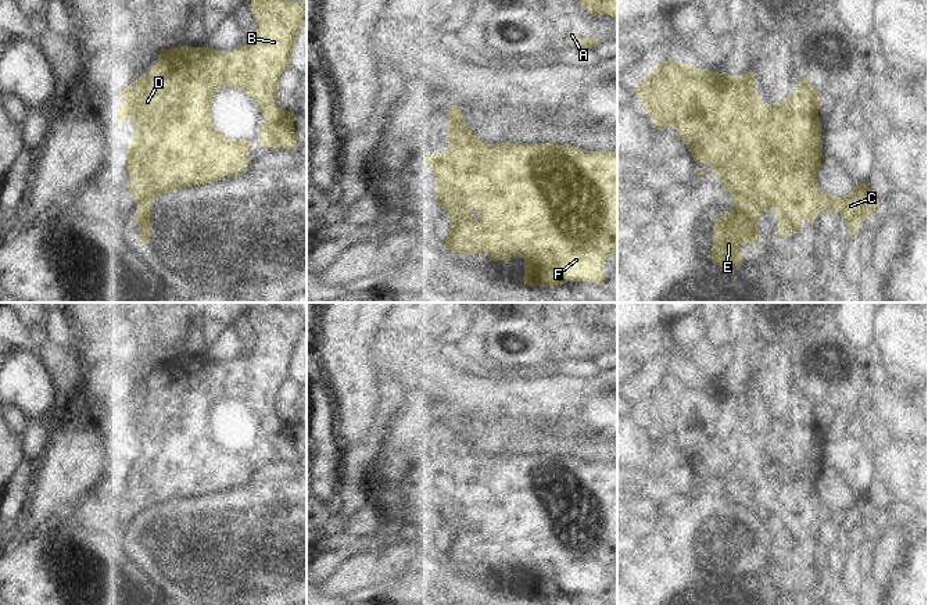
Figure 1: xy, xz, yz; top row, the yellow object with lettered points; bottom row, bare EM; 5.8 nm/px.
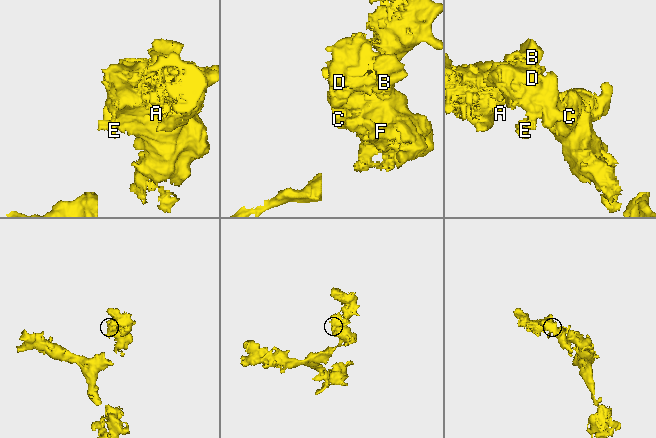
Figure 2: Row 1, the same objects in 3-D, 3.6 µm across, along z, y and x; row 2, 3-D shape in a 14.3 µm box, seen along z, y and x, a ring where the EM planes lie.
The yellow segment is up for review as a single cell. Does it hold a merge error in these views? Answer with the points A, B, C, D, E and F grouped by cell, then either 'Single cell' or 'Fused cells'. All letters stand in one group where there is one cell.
Groups: A B C D F / E. Fused cells

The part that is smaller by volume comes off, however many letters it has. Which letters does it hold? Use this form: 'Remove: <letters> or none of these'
Remove: E

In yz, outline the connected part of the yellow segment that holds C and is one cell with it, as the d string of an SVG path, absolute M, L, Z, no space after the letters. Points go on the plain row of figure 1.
M662 372L634 401L655 438L673 437L694 470L703 476L695 480L695 486L705 486L710 477L712 484L720 488L723 501L756 509L763 523L775 523L777 544L782 549L802 541L805 530L813 534L821 523L841 525L852 547L859 545L859 536L868 526L875 526L878 502L868 495L859 493L845 508L830 506L820 498L816 490L823 468L818 402L805 389L792 407L763 415L757 408L755 383L741 389L692 375Z

